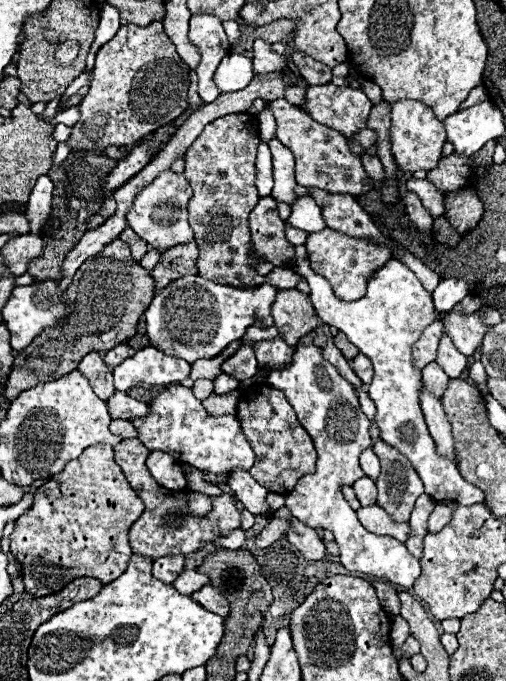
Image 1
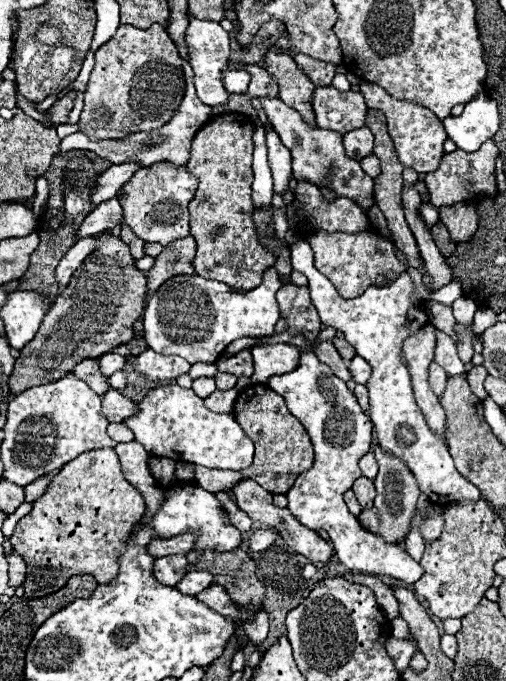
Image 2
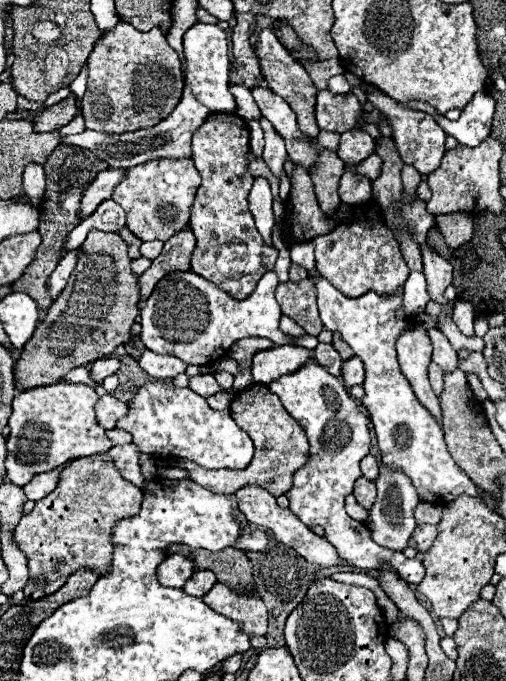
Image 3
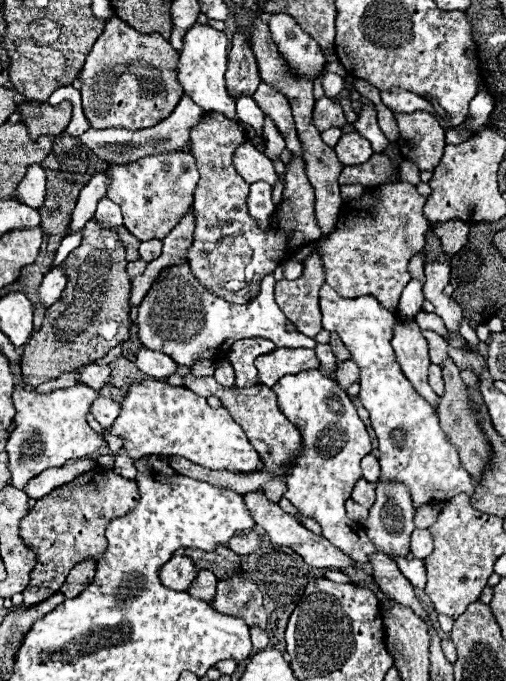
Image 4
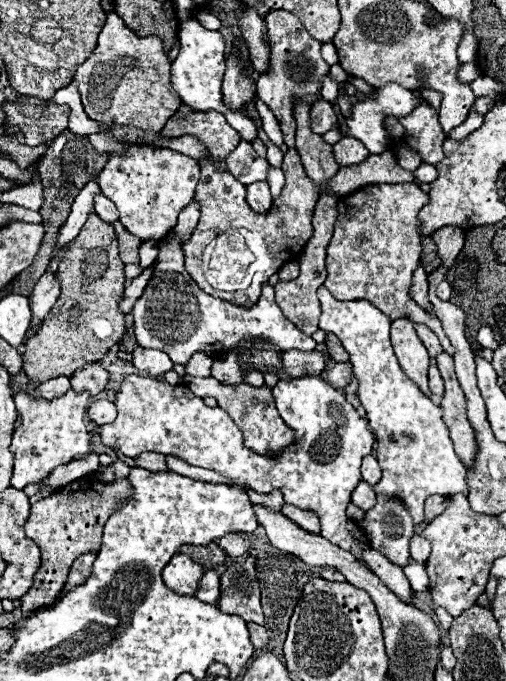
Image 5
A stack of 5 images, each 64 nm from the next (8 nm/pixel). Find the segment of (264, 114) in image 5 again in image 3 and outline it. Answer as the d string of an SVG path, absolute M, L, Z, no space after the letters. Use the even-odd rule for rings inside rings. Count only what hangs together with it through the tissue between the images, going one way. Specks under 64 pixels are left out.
M262 116L260 118L260 126L264 130L264 162L268 164L270 172L280 180L284 174L284 160L286 160L286 148L284 148L284 140L278 136L278 132L272 128L272 124Z

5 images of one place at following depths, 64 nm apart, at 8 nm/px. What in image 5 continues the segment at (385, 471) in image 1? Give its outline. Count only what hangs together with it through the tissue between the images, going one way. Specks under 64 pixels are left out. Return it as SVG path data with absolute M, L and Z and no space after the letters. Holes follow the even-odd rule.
M378 494L378 502L366 512L364 522L370 546L396 566L406 566L406 556L410 556L408 542L414 534L414 522L406 504L396 496Z

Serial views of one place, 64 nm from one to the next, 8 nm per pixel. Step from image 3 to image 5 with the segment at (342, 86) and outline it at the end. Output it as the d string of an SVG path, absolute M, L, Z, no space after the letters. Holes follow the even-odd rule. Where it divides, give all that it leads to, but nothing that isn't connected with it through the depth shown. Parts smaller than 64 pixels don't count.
M330 76L324 78L324 84L322 84L322 98L328 100L328 102L334 102L339 95L339 84L336 80L332 80Z

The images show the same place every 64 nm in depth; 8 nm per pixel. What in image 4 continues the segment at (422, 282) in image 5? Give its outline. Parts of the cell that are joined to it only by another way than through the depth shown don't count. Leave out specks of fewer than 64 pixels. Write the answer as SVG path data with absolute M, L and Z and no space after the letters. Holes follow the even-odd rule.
M414 254L410 264L408 264L408 272L414 276L414 278L420 278L424 280L424 254Z

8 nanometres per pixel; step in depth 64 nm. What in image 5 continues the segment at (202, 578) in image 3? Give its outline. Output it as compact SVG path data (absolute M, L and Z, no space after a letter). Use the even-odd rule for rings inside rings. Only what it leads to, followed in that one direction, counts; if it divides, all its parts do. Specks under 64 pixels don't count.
M216 570L204 572L204 576L202 576L194 596L198 600L202 600L202 602L208 602L208 604L216 604L218 602L218 596L220 596L220 576L218 576Z

